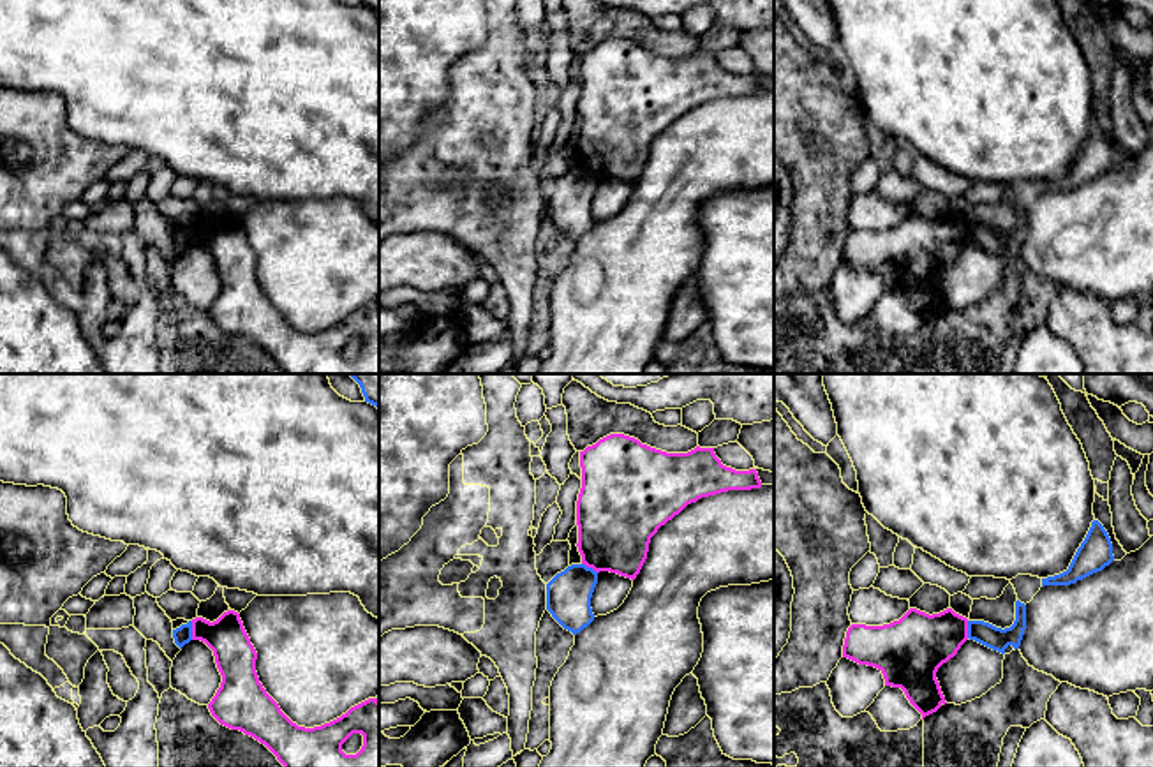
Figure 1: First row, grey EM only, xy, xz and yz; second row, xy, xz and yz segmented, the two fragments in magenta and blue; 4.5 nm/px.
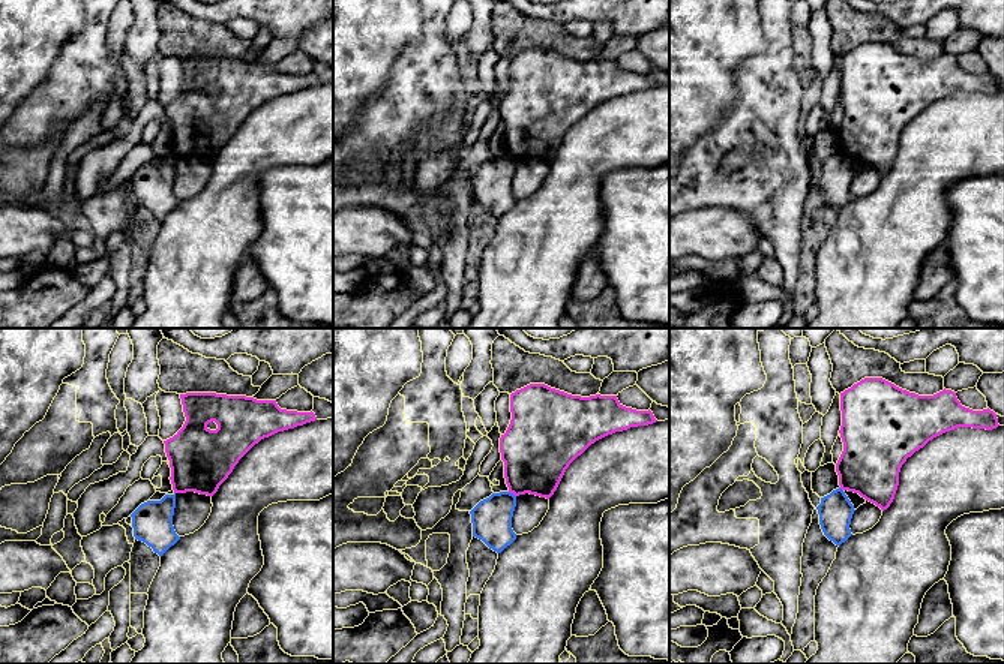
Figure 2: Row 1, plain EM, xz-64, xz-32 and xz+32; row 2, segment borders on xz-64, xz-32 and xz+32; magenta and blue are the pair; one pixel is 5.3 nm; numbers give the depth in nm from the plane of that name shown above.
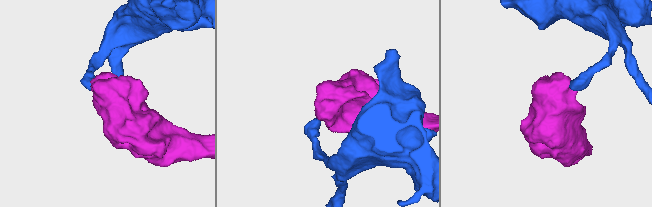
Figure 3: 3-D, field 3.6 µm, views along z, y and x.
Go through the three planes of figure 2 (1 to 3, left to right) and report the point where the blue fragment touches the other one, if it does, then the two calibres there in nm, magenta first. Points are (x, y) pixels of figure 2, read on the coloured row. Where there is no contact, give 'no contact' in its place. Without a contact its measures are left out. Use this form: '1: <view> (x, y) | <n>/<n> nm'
1: no contact
2: xz-32 (512, 492) | 360/220 nm
3: no contact

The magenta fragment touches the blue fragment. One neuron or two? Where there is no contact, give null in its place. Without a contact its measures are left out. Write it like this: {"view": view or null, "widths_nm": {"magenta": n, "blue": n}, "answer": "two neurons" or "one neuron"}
{"view": "xy", "widths_nm": {"magenta": 190, "blue": 90}, "answer": "two neurons"}

